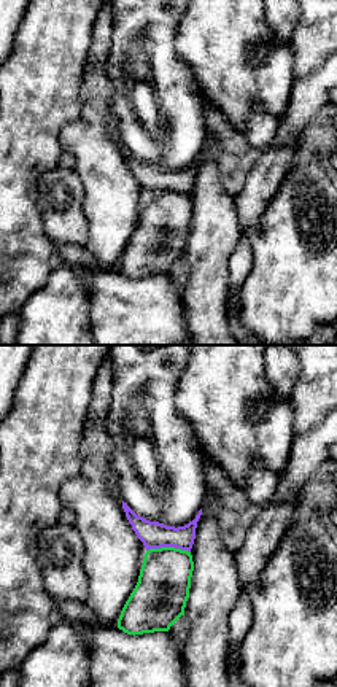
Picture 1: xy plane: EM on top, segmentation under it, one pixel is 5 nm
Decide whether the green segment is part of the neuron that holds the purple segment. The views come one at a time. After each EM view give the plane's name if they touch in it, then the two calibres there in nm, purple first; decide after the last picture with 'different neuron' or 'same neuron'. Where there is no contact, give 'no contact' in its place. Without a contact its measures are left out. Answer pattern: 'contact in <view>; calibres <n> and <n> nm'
contact in xy; calibres 140 and 260 nm

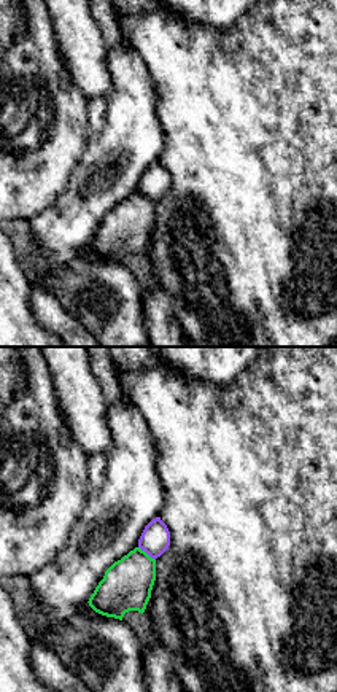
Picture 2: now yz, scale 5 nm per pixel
contact in yz; calibres 150 and 260 nm

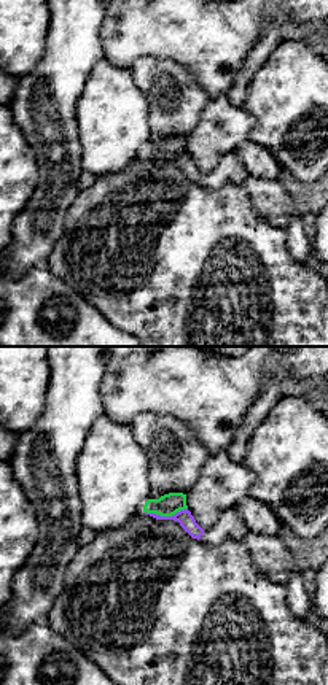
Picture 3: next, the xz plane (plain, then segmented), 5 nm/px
contact in xz; calibres 80 and 110 nm

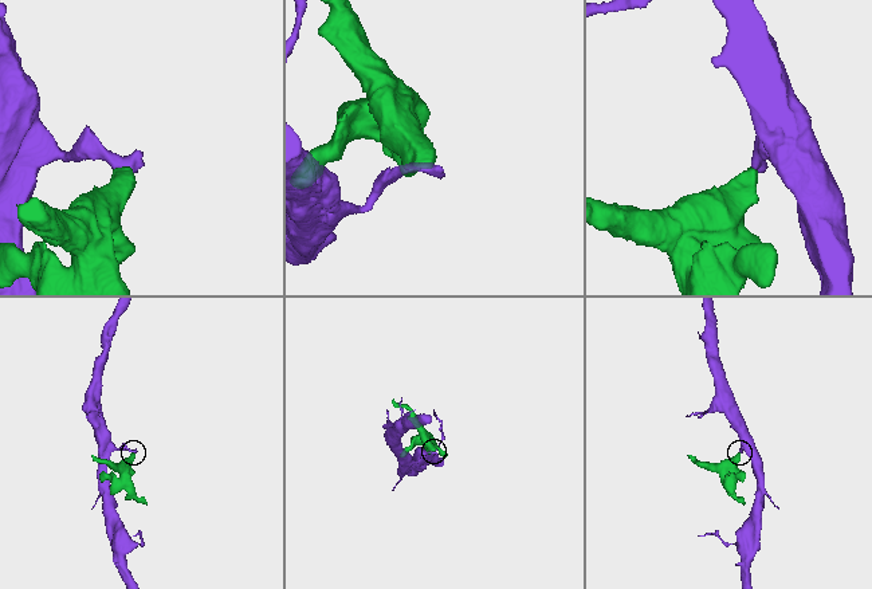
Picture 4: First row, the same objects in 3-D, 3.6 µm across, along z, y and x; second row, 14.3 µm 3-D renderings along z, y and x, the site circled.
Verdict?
different neuron

